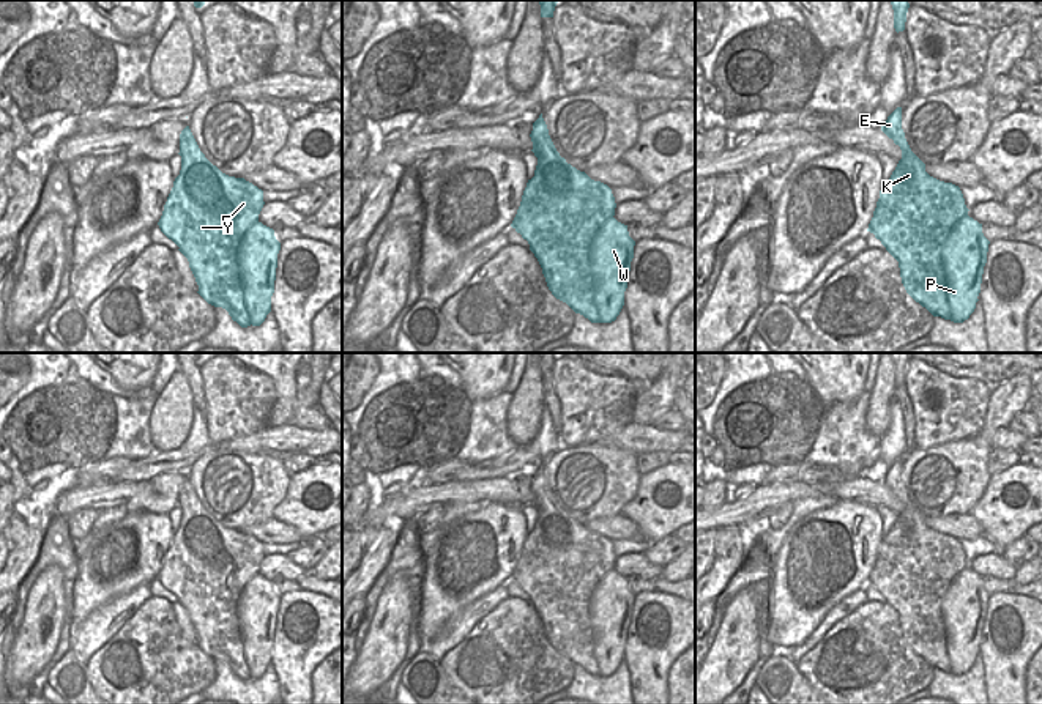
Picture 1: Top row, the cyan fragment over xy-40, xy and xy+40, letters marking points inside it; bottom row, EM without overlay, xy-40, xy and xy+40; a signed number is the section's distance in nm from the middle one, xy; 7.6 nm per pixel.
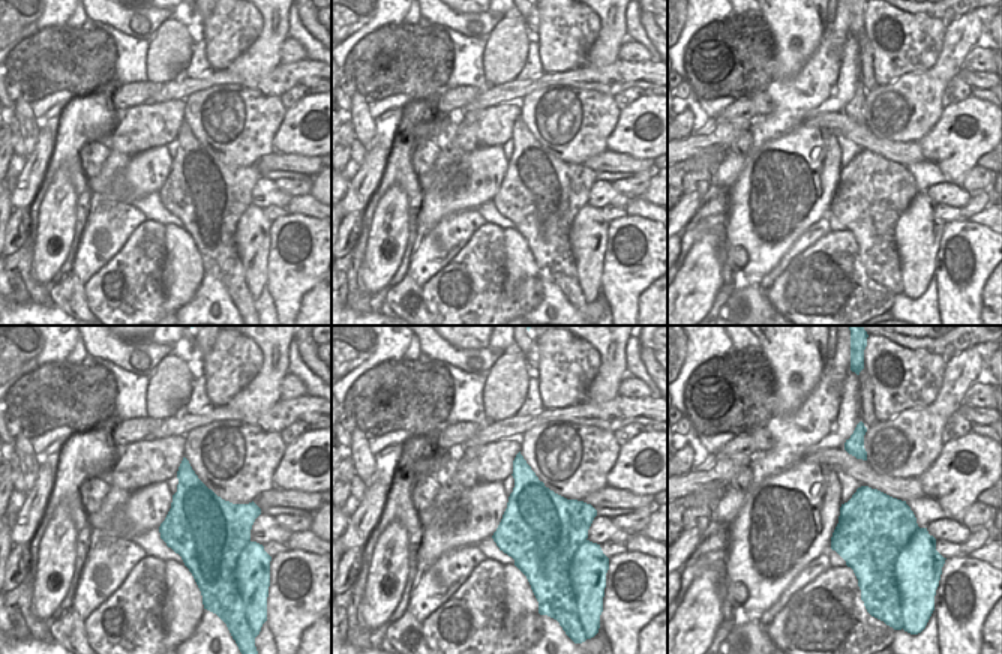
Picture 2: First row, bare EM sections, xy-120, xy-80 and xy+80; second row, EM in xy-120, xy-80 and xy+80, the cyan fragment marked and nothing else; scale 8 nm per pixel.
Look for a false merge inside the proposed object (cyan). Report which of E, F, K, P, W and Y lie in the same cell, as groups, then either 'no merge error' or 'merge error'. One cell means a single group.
groups E F K Y / P W; merge error

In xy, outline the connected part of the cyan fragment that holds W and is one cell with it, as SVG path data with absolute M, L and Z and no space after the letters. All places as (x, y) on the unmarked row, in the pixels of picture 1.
M615 570L604 575L590 598L593 654L599 676L615 674L624 658L634 598L627 578Z

